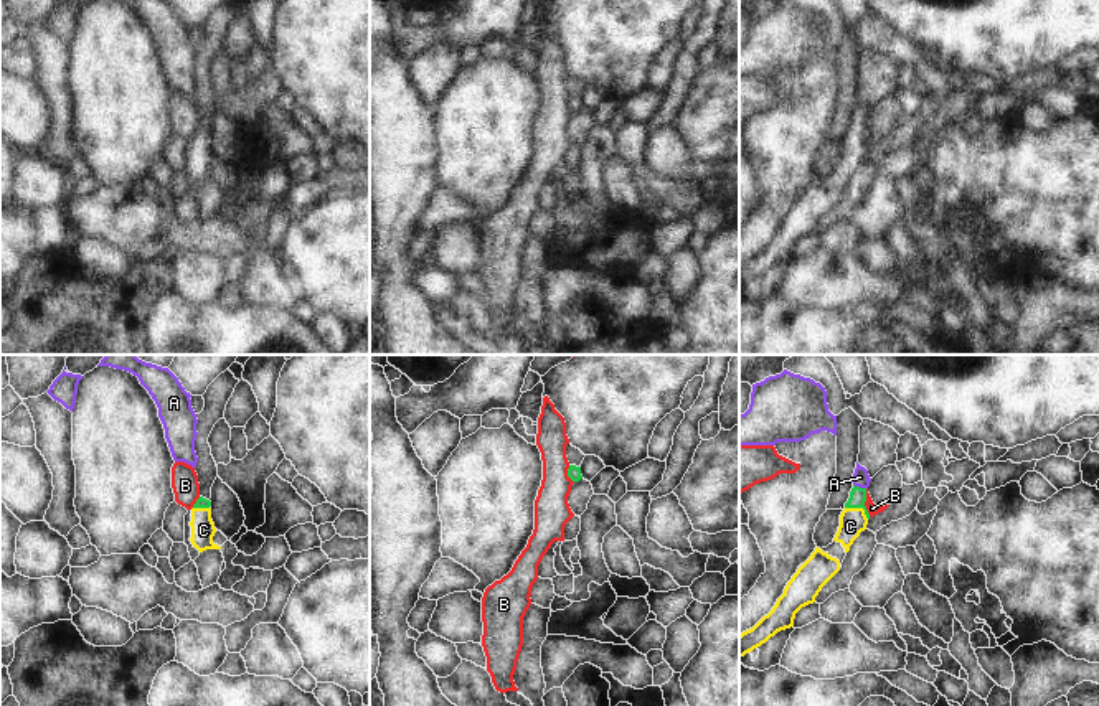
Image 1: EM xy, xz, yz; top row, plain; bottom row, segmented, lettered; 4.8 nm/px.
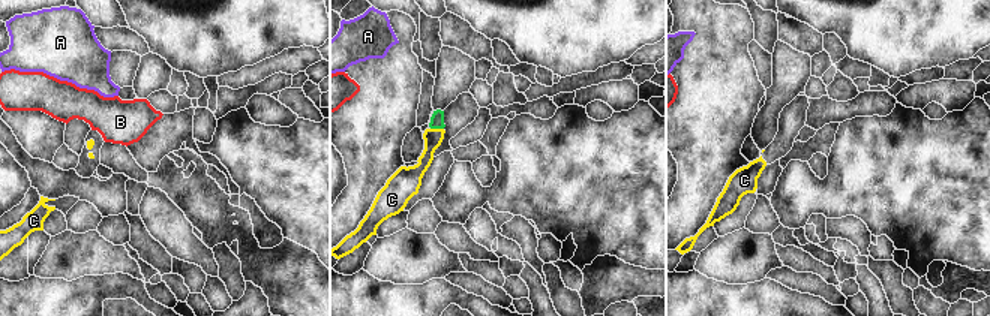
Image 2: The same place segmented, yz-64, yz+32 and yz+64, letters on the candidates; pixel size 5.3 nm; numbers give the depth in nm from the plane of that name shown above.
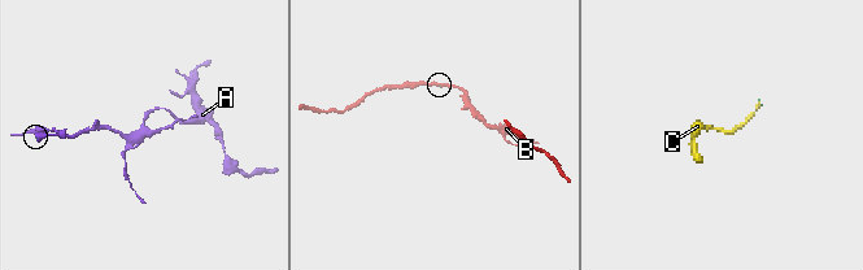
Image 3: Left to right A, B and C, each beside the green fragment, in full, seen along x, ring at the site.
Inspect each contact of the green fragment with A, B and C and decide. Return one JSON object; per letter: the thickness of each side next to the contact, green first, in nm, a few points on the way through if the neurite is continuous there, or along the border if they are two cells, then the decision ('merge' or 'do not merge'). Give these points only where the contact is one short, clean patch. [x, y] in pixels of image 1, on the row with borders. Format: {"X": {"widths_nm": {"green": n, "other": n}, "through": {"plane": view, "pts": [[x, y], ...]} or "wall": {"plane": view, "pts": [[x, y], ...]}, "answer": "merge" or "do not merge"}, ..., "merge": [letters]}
{"A": {"widths_nm": {"green": 80, "other": 80}, "through": {"plane": "yz", "pts": [[857, 498], [858, 487], [860, 477]]}, "answer": "merge"}, "B": {"widths_nm": {"green": 80, "other": 50}, "wall": {"plane": "yz", "pts": [[865, 489], [865, 508], [870, 515]]}, "answer": "do not merge"}, "C": {"widths_nm": {"green": 80, "other": 130}, "answer": "merge"}, "merge": ["A", "C"]}

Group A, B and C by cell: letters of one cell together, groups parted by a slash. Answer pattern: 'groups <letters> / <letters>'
groups A C / B

